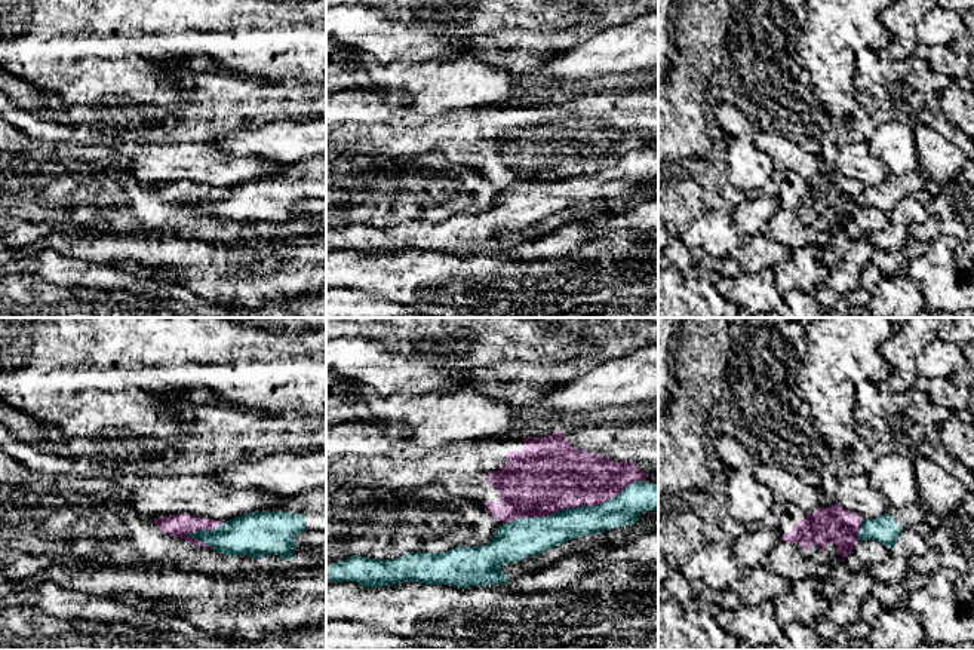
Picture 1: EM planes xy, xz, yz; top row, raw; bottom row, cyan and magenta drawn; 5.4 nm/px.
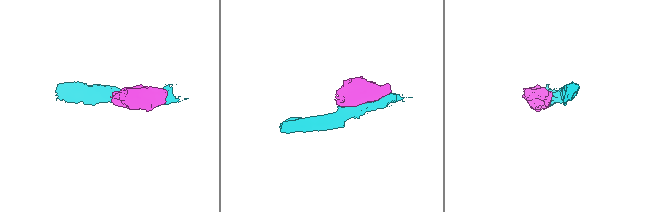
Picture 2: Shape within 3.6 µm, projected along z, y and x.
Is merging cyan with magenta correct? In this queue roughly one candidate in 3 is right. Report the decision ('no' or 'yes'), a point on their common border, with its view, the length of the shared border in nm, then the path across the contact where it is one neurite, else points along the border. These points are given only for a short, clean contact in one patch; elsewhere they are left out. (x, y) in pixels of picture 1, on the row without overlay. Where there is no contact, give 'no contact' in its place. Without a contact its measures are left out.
no | xz (574, 175) | 800 nm

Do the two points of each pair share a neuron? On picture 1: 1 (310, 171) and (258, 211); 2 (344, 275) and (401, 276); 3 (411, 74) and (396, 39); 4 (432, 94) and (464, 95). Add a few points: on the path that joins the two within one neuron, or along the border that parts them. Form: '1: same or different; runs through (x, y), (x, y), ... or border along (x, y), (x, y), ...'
1: same; runs through (297, 178), (272, 198)
2: same; runs through (358, 275), (387, 275)
3: different; border along (439, 57), (381, 64)
4: same; runs through (439, 94), (457, 94)

